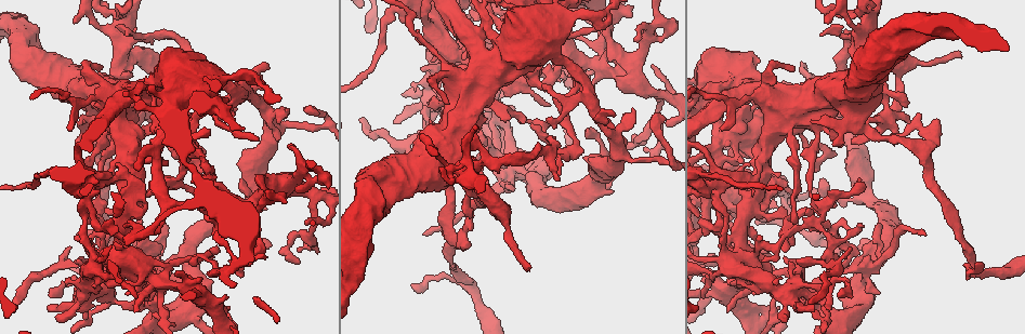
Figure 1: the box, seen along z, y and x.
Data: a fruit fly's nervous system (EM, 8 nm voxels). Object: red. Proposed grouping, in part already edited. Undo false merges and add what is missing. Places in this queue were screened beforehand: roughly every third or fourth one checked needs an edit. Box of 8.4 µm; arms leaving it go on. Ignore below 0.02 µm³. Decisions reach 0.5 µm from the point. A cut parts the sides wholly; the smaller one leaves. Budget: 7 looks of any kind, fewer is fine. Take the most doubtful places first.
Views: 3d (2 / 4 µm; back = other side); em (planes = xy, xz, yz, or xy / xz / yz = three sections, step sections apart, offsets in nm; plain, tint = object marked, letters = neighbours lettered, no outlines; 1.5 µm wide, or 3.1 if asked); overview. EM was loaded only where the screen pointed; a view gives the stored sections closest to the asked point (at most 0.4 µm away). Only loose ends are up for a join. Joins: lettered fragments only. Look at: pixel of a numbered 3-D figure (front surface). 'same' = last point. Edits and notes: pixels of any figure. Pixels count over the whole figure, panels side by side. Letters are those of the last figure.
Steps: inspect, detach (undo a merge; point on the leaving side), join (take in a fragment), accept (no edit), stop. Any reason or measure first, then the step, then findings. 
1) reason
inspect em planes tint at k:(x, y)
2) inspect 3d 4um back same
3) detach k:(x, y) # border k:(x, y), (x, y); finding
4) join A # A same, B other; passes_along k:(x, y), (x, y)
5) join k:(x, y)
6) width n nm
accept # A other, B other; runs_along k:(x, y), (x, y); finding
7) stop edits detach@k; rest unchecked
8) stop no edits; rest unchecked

touches itself
inspect 3d 4um at 1:(496, 123)

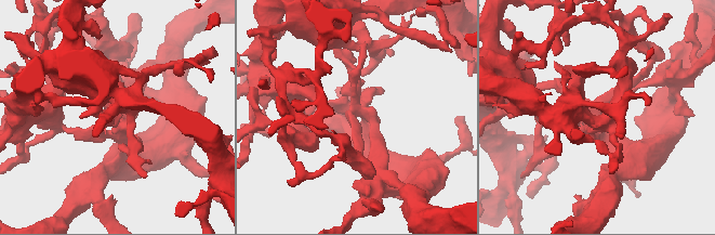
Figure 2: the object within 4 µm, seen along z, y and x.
now the EM
inspect em xz step 8 tint at 2:(593, 109)

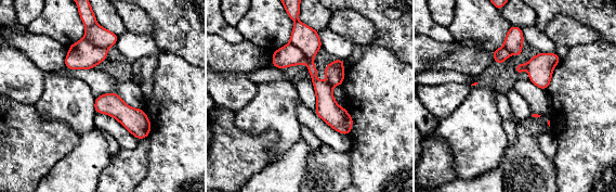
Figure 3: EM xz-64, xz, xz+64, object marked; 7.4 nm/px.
another direction
inspect em planes letters same

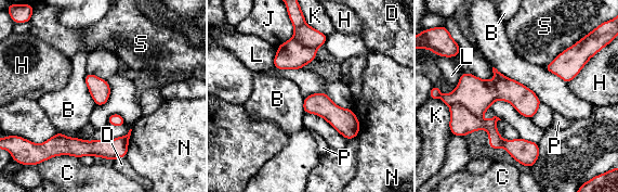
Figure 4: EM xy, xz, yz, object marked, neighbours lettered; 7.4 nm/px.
accept # B other, C other, D other, H other, J other, K other, L other, N other, P other, S other; border 4:(86, 73), (86, 86), (96, 104); one cell here

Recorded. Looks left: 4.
arms part here
inspect 3d 4um at 1:(86, 180)

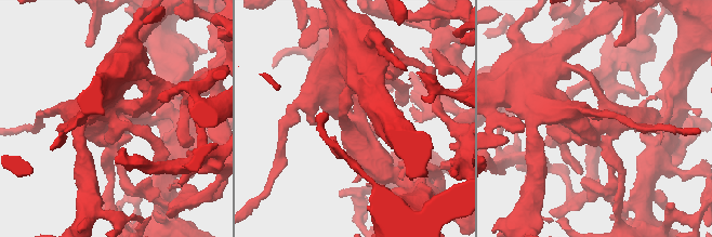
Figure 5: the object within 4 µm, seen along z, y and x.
shape alone is not enough
inspect em planes letters at 5:(361, 135)

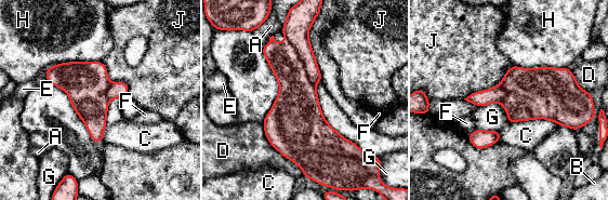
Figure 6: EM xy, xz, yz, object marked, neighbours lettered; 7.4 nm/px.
accept # A other, B other, C other, D other, E other, F other, G other, H other, J other; border 6:(479, 105), (500, 103), (507, 122); all the same cell

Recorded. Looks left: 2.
inspect em planes letters at 1:(774, 101)

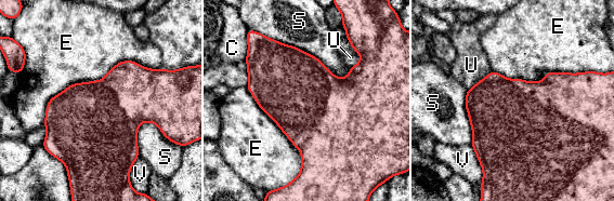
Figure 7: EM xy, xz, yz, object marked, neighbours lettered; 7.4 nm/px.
accept # C other, E other, S other, U other, V other; border 7:(125, 61), (54, 95), (43, 124); one cell here

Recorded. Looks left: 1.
stop no edits; rest unchecked

